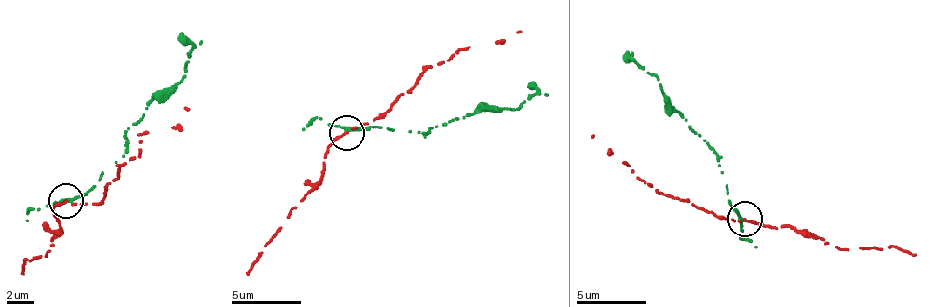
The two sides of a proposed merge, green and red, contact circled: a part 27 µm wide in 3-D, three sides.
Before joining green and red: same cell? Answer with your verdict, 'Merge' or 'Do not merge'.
Do not merge

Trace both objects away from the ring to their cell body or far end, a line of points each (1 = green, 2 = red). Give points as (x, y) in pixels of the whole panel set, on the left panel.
1: (66, 199), (88, 193), (124, 155), (131, 123), (153, 100), (167, 98), (185, 74), (193, 46), (177, 38)
2: (66, 199), (73, 206), (101, 201), (122, 165), (136, 158), (143, 135), (175, 127), (190, 108)

